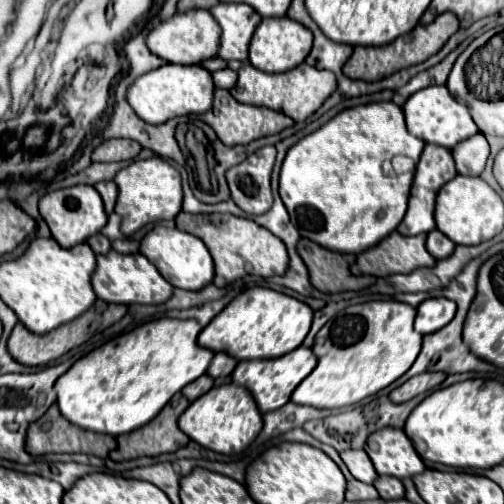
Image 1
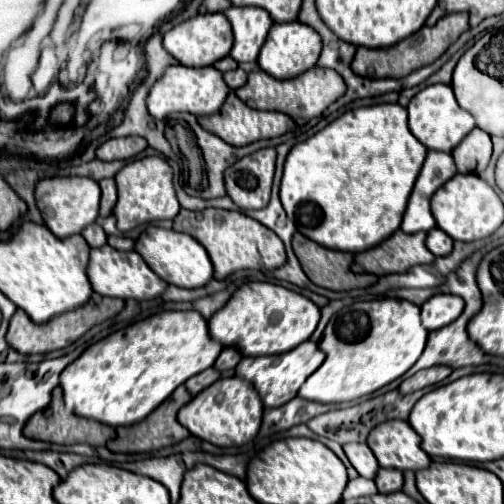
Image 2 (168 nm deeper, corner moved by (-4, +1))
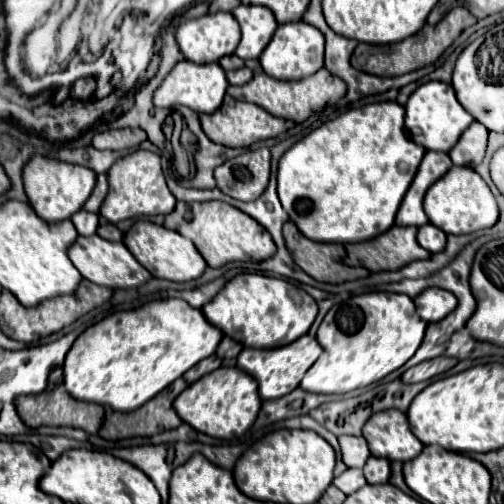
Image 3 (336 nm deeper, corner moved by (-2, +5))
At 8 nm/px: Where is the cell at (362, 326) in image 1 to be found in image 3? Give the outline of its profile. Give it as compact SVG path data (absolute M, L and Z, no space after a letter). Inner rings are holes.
M368 292L336 304L318 328L324 354L302 378L302 388L318 394L344 394L382 380L406 364L424 338L426 322L418 316L412 298L394 292Z

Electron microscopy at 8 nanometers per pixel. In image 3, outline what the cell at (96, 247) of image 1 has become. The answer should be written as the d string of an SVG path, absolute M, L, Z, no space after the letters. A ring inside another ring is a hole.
M82 210L82 212L76 212L70 220L76 226L76 230L80 234L84 234L84 236L92 236L98 230L98 214L92 214L92 212Z

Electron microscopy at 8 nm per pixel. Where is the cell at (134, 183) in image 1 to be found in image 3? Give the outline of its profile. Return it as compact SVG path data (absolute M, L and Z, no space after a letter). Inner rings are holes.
M136 150L132 154L118 158L108 170L108 196L104 198L104 204L100 206L98 214L104 216L108 222L116 224L120 220L138 218L138 216L168 214L174 206L176 206L176 198L166 186L160 168L160 156L148 150Z

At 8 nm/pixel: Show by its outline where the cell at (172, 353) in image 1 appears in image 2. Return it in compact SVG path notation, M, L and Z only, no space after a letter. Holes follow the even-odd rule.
M162 312L150 316L92 344L60 374L66 408L76 416L100 420L102 424L108 424L112 428L136 424L144 420L144 416L154 412L188 378L210 368L220 352L222 344L210 338L208 322L198 312Z

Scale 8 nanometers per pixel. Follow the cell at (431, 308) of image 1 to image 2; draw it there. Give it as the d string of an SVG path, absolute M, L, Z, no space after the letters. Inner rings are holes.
M436 294L422 304L422 324L424 328L438 330L454 322L464 310L464 300L452 294Z

